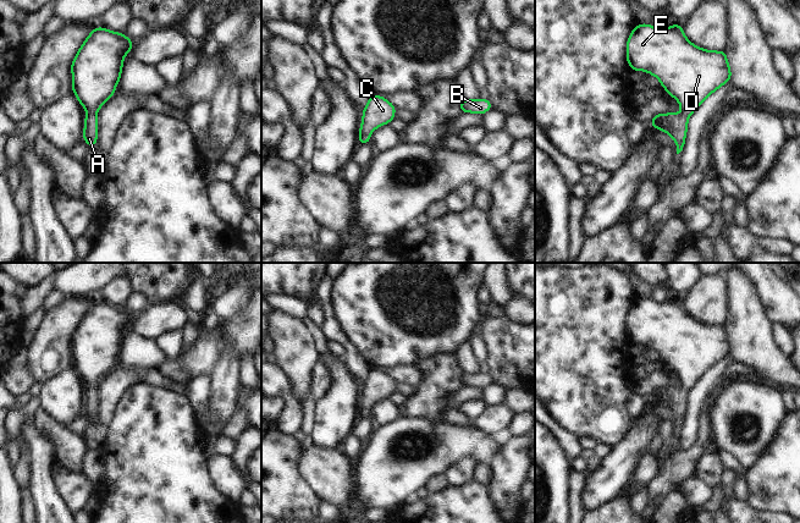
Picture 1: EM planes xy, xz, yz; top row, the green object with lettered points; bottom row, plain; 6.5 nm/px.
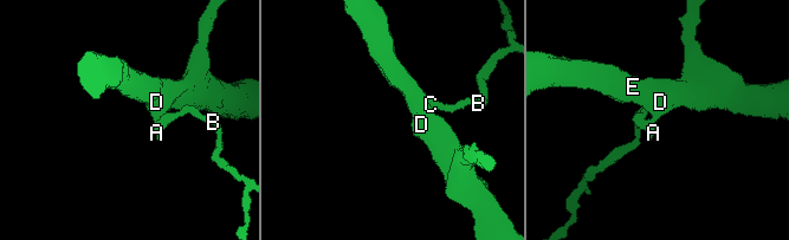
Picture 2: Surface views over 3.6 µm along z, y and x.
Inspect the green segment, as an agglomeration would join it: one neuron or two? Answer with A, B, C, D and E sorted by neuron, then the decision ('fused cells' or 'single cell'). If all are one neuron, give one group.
A B C D E | single cell

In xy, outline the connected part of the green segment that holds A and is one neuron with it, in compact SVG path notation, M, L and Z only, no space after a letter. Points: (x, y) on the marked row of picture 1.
M103 27L94 28L75 56L72 90L79 104L88 111L84 117L83 141L96 147L96 112L115 94L118 86L123 56L129 54L134 40L123 33L115 33Z

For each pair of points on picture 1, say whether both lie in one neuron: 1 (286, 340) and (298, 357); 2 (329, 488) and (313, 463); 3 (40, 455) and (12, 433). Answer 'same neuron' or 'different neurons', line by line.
1: same neuron
2: same neuron
3: different neurons

